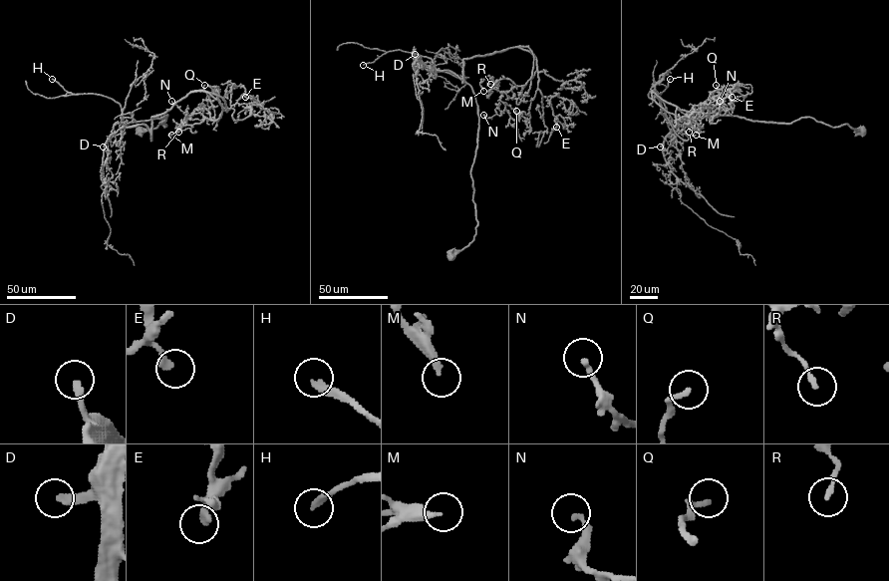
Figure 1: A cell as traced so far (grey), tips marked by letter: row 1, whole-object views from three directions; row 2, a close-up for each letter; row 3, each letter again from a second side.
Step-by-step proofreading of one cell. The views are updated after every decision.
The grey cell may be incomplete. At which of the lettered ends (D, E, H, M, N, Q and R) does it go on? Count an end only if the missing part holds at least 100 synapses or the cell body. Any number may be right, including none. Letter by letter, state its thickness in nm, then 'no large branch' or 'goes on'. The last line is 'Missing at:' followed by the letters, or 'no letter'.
D: 280 nm | goes on
E: 280 nm | no large branch
H: 220 nm | goes on
M: 260 nm | no large branch
N: 240 nm | no large branch
Q: 190 nm | no large branch
R: 190 nm | no large branch
Missing at: D, H

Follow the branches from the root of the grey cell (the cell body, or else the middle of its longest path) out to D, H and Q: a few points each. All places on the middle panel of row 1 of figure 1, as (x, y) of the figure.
D: (451, 255), (472, 240), (477, 224), (470, 168), (477, 145), (477, 106), (468, 84), (437, 71), (415, 54)
H: (451, 255), (472, 240), (477, 224), (473, 91), (413, 53), (390, 51), (363, 65)
Q: (451, 255), (475, 233), (478, 116), (437, 71), (462, 83), (464, 59), (528, 50), (537, 90), (516, 111)

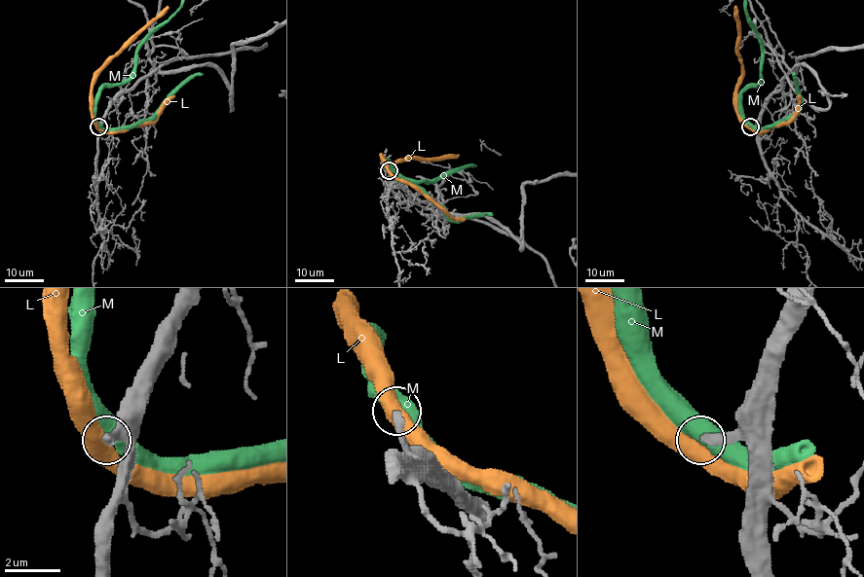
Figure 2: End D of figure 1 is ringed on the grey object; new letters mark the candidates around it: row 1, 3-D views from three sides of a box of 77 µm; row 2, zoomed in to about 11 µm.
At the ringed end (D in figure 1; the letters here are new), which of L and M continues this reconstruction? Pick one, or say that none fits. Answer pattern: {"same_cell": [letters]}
{"same_cell": []}

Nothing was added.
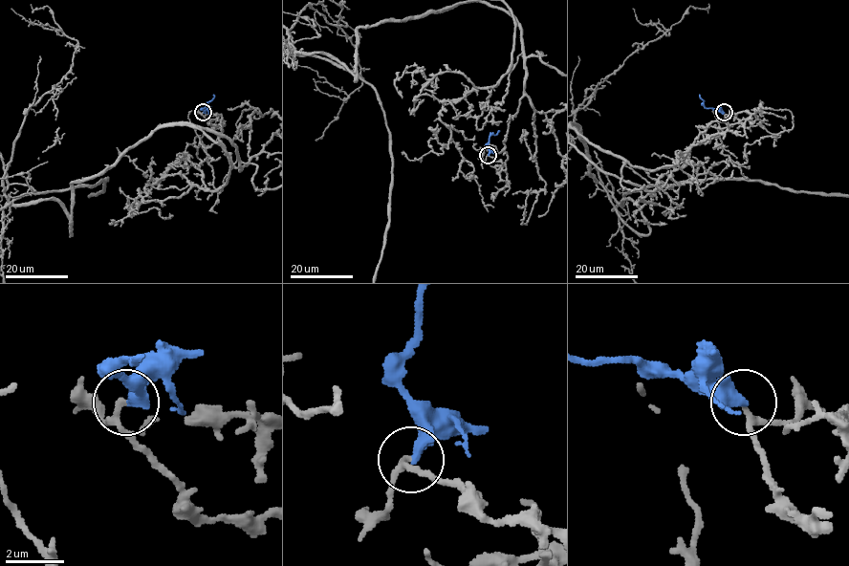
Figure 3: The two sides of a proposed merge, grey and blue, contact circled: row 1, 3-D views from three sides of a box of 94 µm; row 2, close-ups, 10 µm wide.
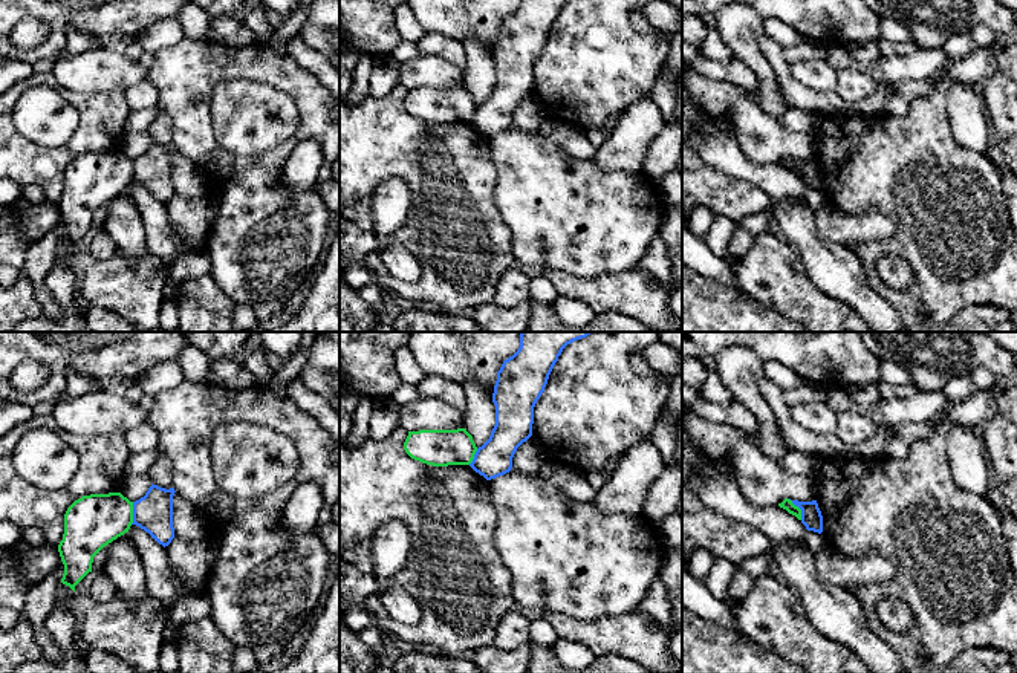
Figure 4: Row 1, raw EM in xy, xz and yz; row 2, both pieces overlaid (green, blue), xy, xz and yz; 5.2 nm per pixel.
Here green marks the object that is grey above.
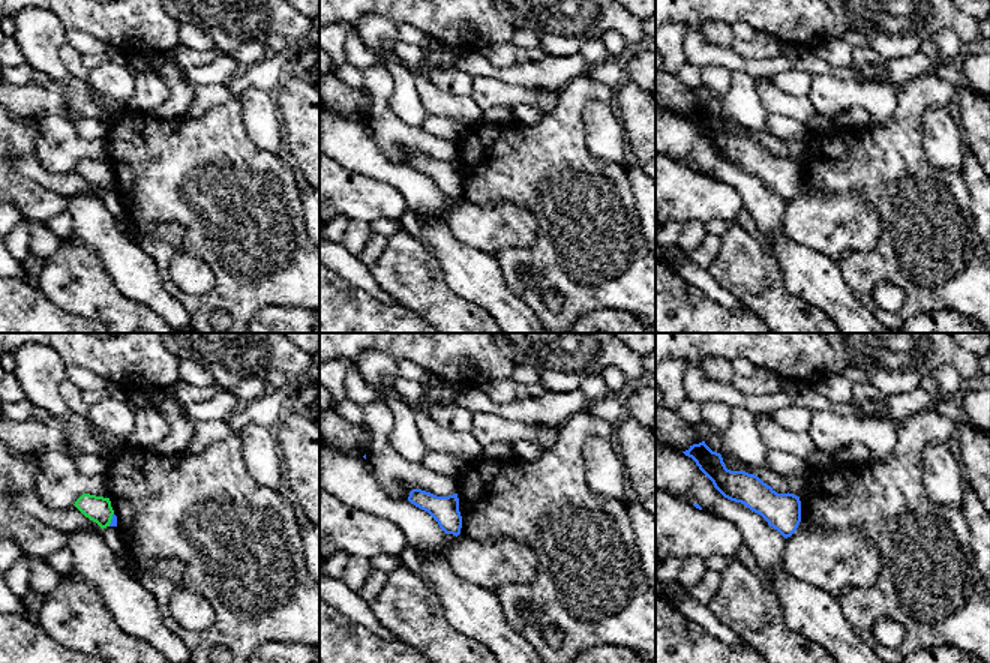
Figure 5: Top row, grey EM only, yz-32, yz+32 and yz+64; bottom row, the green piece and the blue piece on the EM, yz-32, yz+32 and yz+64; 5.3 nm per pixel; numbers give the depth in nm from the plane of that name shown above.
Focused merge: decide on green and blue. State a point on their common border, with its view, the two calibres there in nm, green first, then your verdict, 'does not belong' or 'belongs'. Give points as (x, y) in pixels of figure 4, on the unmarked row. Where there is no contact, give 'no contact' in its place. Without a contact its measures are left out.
contact yz (799, 165); calibres 60 and 110 nm; does not belong

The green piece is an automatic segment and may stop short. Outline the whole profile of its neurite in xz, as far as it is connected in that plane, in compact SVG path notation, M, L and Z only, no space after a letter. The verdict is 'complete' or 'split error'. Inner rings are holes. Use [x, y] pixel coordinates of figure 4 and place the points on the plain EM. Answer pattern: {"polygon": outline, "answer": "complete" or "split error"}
{"polygon": "M465 86L408 89L405 110L433 124L470 122L477 104Z", "answer": "complete"}

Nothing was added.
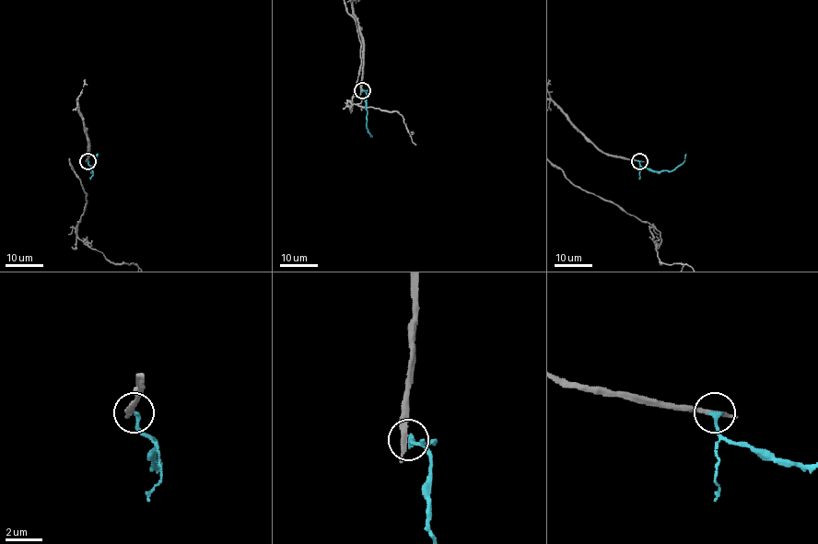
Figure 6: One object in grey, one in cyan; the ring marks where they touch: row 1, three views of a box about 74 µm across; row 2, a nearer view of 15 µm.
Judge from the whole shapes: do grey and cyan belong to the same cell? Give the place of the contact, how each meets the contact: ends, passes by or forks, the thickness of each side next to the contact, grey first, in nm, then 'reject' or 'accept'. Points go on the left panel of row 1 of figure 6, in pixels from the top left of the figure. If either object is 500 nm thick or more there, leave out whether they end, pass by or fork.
place (87, 161); grey passes by; cyan ends; calibres 260 and 260 nm; accept

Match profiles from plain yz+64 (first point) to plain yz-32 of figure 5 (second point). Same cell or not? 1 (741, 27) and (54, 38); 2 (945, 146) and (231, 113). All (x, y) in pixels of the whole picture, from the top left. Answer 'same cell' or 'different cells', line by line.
1: different cells
2: different cells

